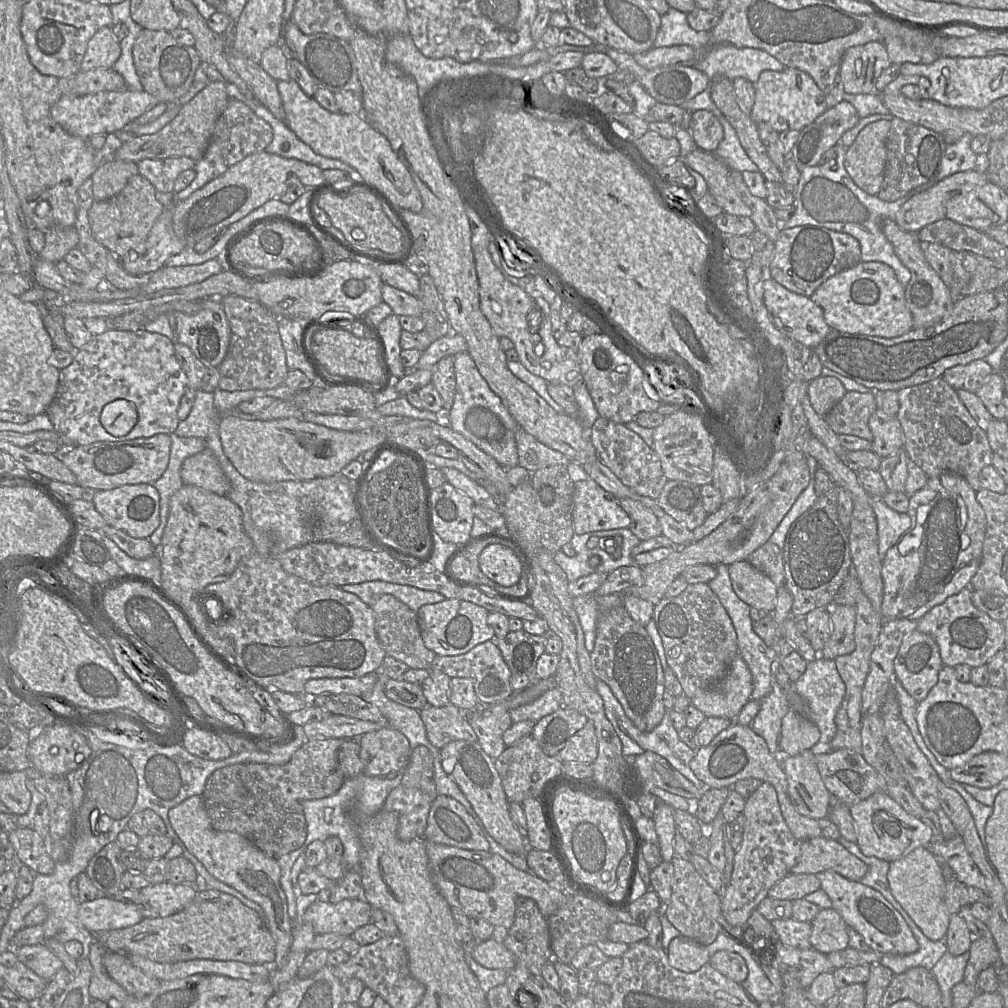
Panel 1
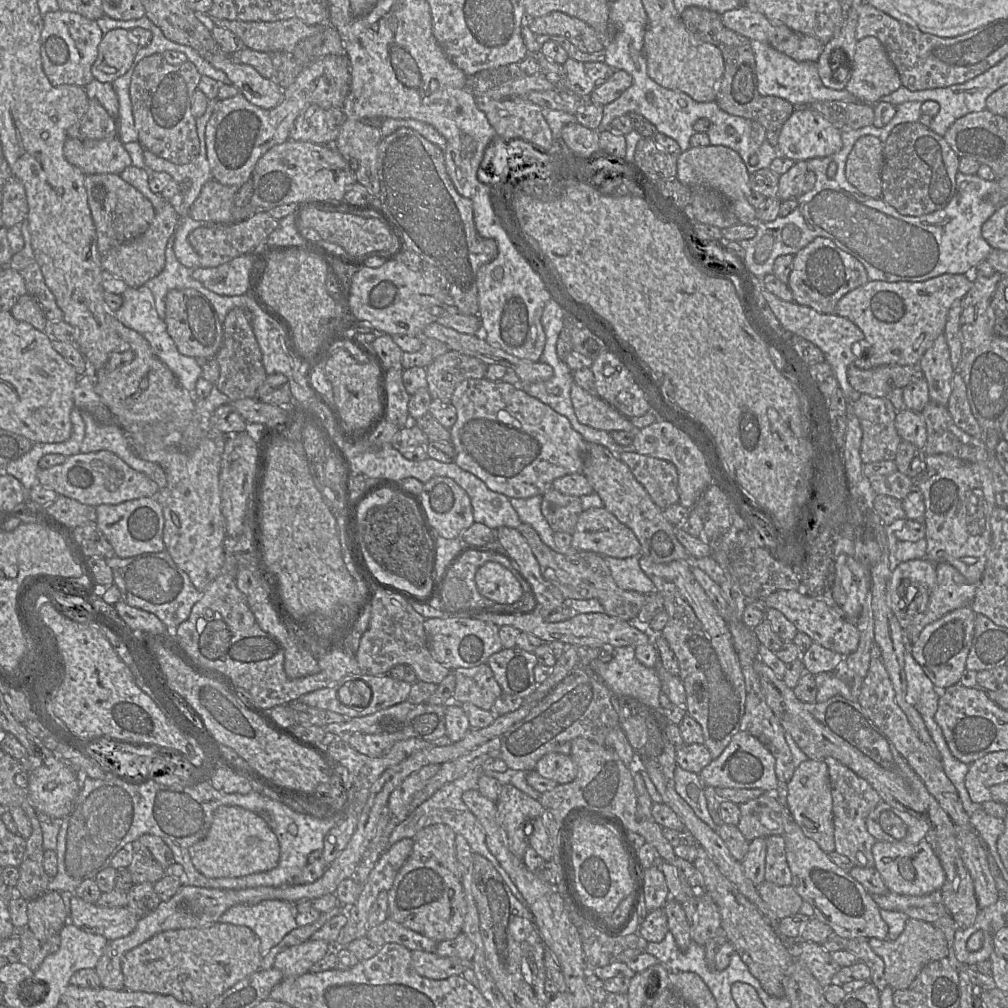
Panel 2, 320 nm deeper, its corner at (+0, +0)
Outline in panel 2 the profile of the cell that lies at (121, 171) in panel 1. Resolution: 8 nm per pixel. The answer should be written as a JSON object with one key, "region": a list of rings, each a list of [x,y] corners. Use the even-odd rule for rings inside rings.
{"region":[[[117,174],[85,176],[88,206],[96,229],[97,247],[101,256],[114,247],[138,238],[147,231],[154,219],[155,209],[141,192]]]}

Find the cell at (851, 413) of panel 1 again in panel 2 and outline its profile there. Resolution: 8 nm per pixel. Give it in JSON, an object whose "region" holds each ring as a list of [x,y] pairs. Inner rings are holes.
{"region":[[[861,394],[852,406],[863,432],[860,449],[863,463],[894,461],[902,439],[895,427],[898,412],[893,404],[887,397]]]}

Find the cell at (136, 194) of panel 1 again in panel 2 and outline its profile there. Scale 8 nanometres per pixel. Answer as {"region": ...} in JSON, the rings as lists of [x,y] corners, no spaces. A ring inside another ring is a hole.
{"region":[[[165,202],[161,209],[155,211],[154,219],[145,233],[138,238],[112,248],[101,256],[103,270],[124,281],[128,287],[138,288],[159,275],[165,266],[166,246],[169,238],[175,233],[178,214],[170,202]]]}

